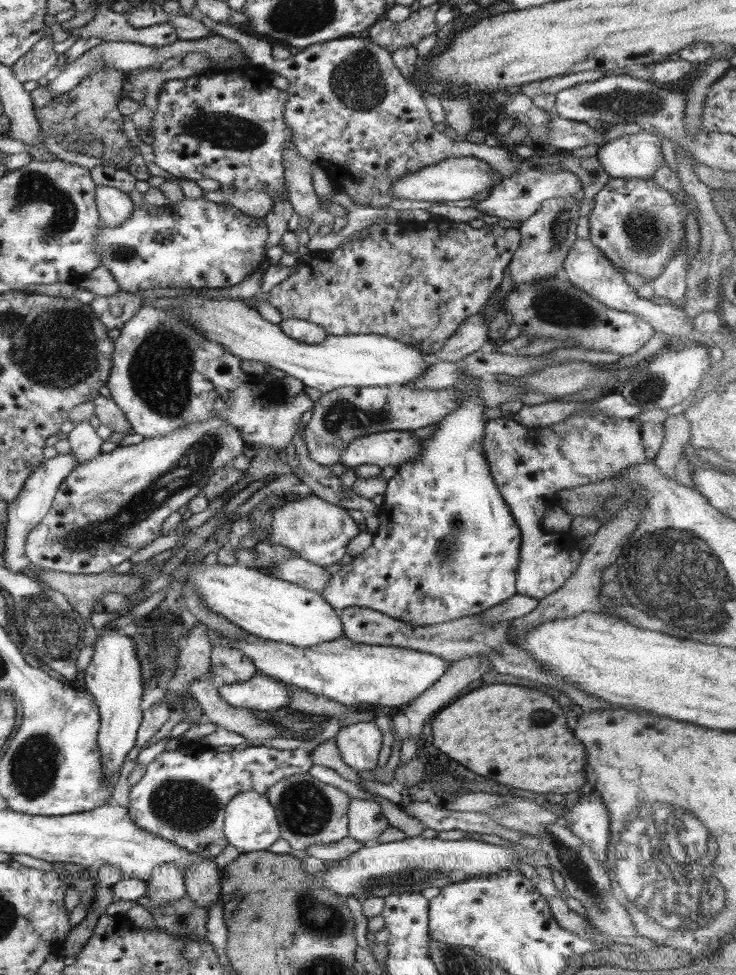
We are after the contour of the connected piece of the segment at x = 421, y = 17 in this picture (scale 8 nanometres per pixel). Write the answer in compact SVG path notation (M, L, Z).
M434 3L428 6L419 4L412 9L410 16L401 22L392 22L385 16L376 21L376 24L372 24L370 28L367 28L363 35L390 52L406 46L416 47L423 37L426 38L426 36L438 30L435 14L440 7L440 3Z

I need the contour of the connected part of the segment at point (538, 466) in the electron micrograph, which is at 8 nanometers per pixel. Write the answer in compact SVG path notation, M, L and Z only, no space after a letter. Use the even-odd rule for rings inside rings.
M591 401L581 404L581 414L570 415L562 422L548 426L529 428L508 417L490 419L484 426L484 457L488 459L490 475L496 483L500 495L510 507L514 519L521 532L519 564L516 570L515 588L517 593L543 599L562 589L562 586L574 575L581 562L583 553L574 548L568 548L563 534L546 532L541 527L541 517L547 508L555 504L556 493L562 489L571 489L604 479L612 479L618 471L644 461L654 459L664 442L664 425L660 422L642 423L639 419L618 418L606 416L596 407L589 405Z

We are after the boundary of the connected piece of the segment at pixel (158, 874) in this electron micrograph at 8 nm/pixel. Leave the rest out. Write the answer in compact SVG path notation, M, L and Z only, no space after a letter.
M164 863L152 869L147 882L148 896L154 905L164 905L187 896L184 875L176 863Z

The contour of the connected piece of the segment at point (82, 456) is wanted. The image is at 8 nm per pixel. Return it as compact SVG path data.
M89 420L75 423L74 428L68 432L67 439L70 442L70 453L74 455L76 464L88 463L102 452L100 446L104 440Z

